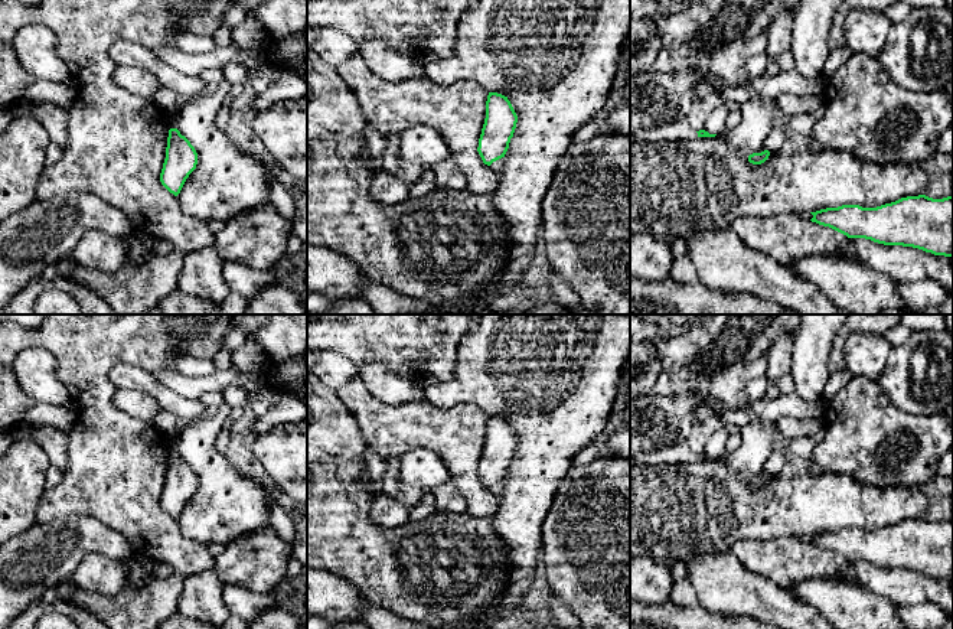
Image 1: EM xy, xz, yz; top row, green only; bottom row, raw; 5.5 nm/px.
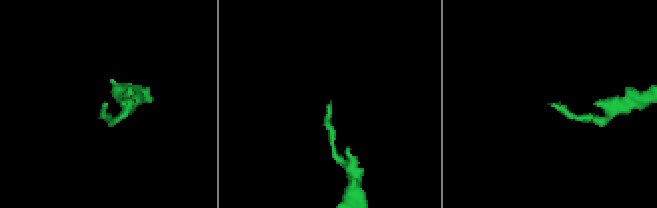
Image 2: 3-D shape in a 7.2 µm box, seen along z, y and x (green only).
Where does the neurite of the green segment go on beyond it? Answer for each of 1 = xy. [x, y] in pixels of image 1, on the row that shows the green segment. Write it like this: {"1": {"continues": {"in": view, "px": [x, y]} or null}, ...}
{"1": {"continues": null}}

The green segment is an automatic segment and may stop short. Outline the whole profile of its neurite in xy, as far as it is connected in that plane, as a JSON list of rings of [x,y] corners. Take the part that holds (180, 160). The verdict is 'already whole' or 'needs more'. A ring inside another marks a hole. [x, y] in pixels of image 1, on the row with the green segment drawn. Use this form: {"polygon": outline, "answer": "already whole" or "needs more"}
{"polygon": [[[170,128],[166,159],[160,173],[161,185],[177,196],[189,175],[196,169],[196,164],[198,153],[195,147],[177,128]]], "answer": "already whole"}

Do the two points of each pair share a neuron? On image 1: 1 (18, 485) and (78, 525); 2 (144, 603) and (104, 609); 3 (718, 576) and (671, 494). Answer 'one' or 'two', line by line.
1: two
2: one
3: two

